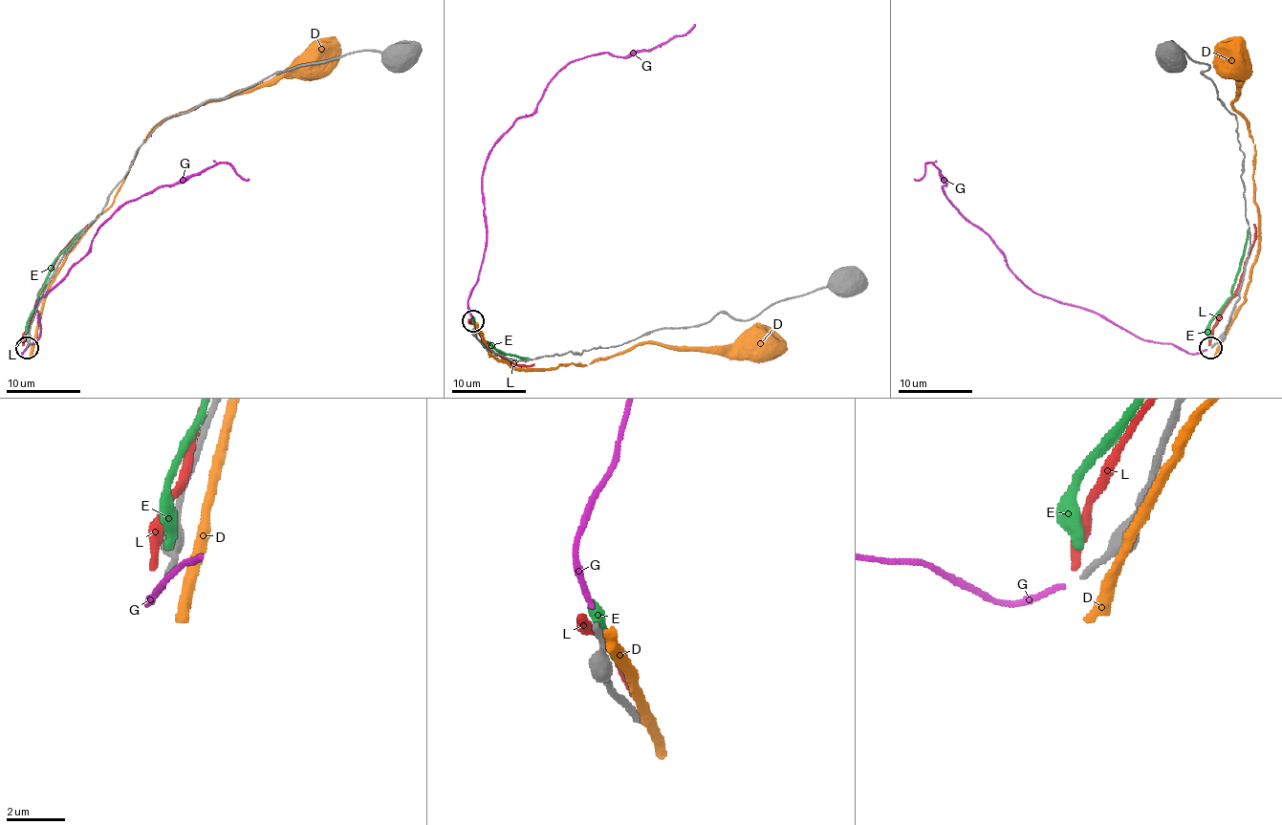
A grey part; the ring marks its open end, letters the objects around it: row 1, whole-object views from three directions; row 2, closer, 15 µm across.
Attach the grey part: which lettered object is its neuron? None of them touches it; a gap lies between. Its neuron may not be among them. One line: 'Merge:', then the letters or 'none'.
Merge: G

